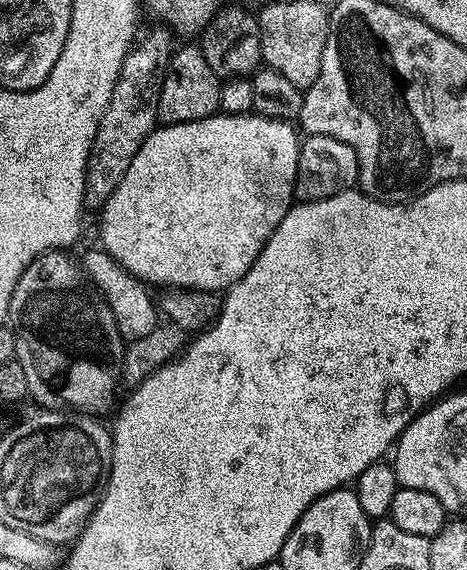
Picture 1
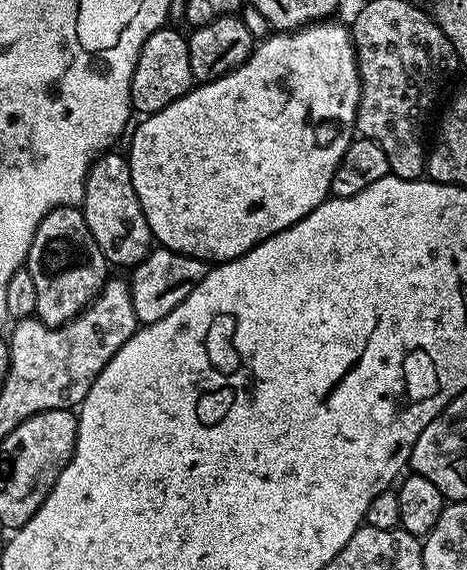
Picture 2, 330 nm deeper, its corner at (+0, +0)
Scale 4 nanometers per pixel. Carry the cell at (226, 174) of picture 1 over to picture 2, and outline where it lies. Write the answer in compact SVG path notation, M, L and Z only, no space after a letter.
M329 18L317 20L315 24L307 24L305 28L297 28L291 32L277 31L269 34L253 47L248 60L242 62L234 71L227 72L217 80L197 83L185 96L170 102L170 106L145 115L141 119L144 121L136 129L131 129L132 141L128 144L126 159L130 166L130 178L134 182L134 194L138 194L138 202L142 206L142 214L146 214L153 241L161 248L169 248L171 252L218 265L246 254L266 238L306 218L310 210L314 210L323 200L329 199L334 170L338 170L338 162L346 152L346 146L350 146L354 138L359 101L360 67L356 64L356 47L352 44L352 33L347 23L339 24L336 18Z

